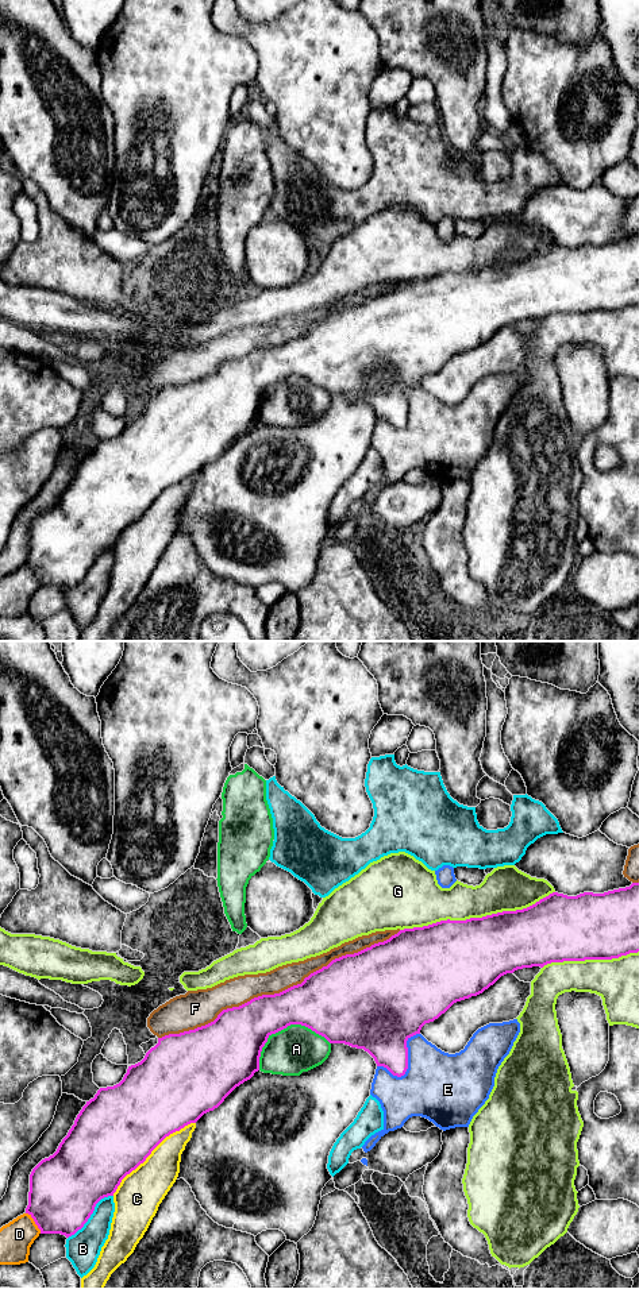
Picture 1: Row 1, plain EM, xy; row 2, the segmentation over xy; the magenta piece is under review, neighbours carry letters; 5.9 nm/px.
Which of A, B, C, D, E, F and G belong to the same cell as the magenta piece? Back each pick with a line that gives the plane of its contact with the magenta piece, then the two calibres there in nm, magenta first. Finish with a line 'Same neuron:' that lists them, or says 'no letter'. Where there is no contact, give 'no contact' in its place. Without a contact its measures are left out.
F: xy | 320/160 nm
Same neuron: F

